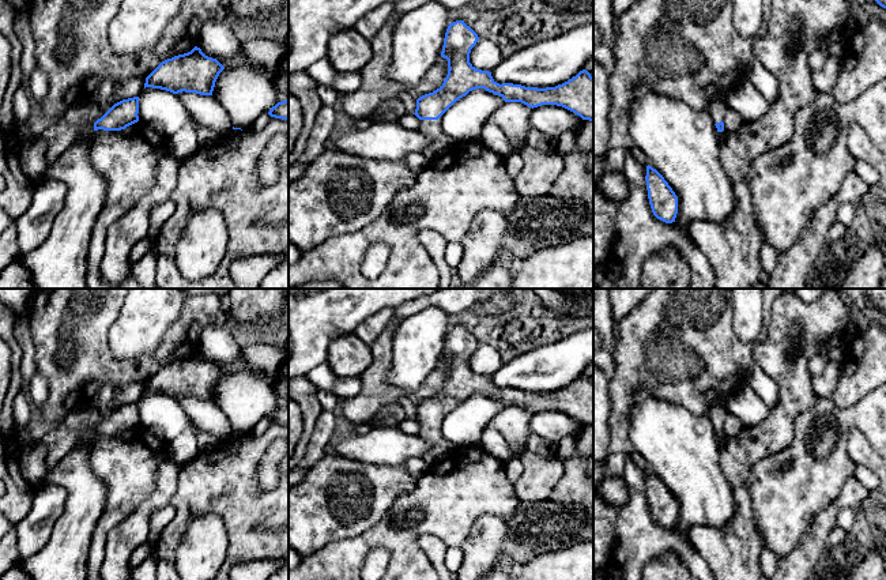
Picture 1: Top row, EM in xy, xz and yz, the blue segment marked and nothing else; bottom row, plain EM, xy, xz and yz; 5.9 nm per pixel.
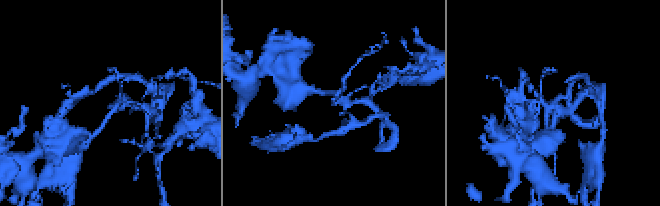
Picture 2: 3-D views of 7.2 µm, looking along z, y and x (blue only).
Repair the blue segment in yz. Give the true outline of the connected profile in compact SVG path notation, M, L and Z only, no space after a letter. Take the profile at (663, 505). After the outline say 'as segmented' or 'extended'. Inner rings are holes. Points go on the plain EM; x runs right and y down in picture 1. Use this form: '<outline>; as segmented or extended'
M646 471L646 494L653 520L666 527L675 527L678 519L678 501L664 485L664 482L652 471Z; as segmented

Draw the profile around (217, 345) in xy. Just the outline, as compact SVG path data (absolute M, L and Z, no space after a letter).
M229 323L207 325L199 339L197 353L218 366L238 362L242 358L242 347L235 342Z

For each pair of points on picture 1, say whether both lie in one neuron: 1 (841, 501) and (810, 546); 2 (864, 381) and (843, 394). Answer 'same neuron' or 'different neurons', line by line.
1: same neuron
2: same neuron

